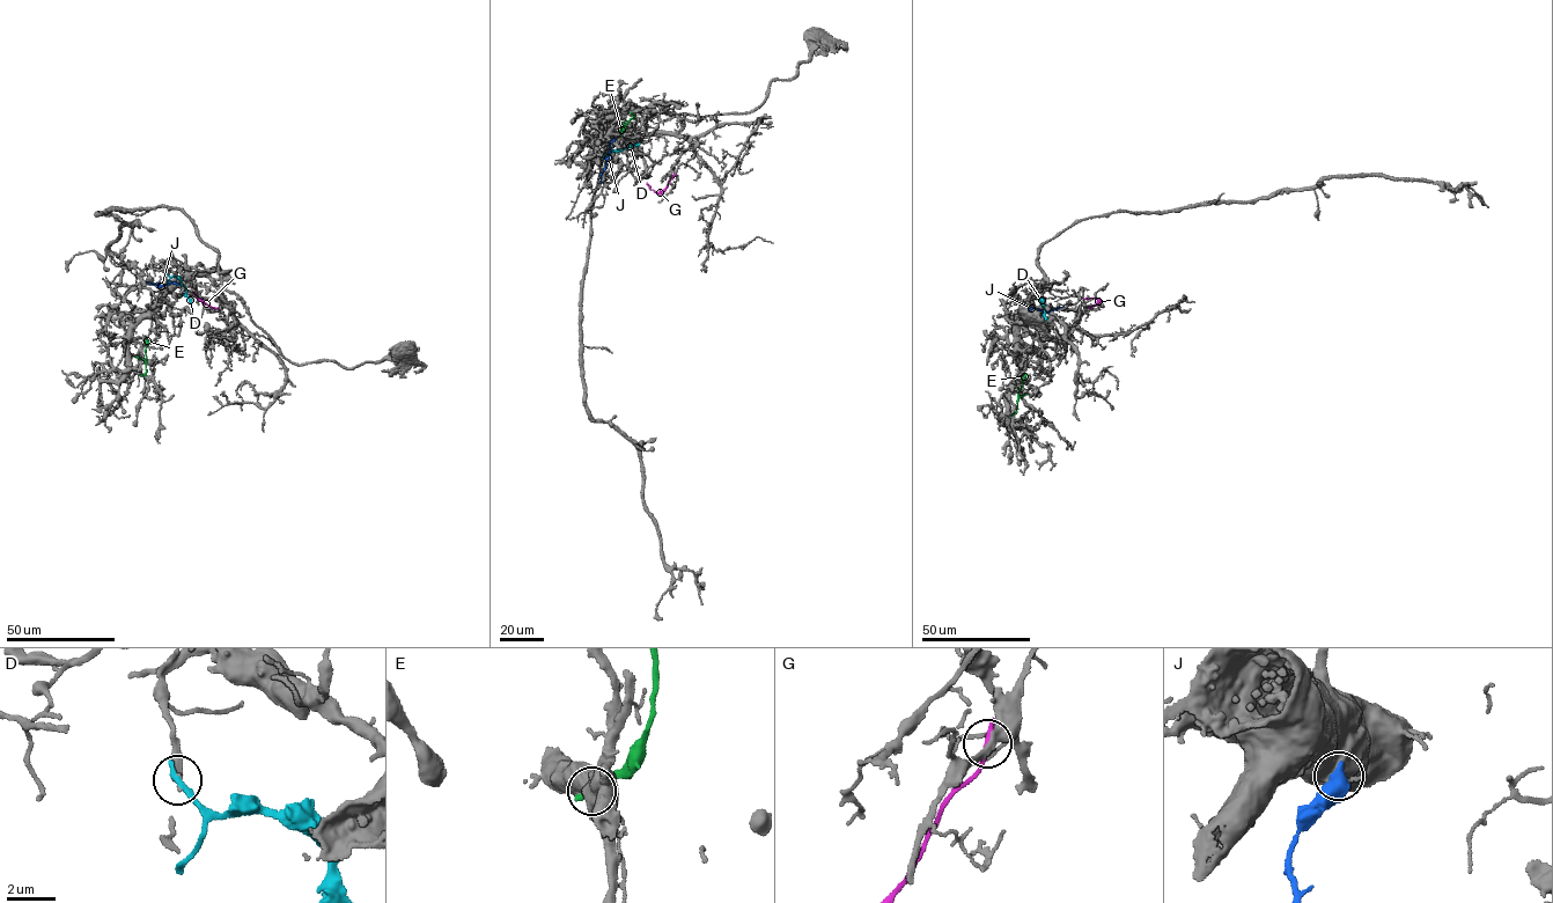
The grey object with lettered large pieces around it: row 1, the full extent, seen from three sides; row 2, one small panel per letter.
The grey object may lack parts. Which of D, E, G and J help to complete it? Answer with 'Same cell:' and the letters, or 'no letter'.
Same cell: E

